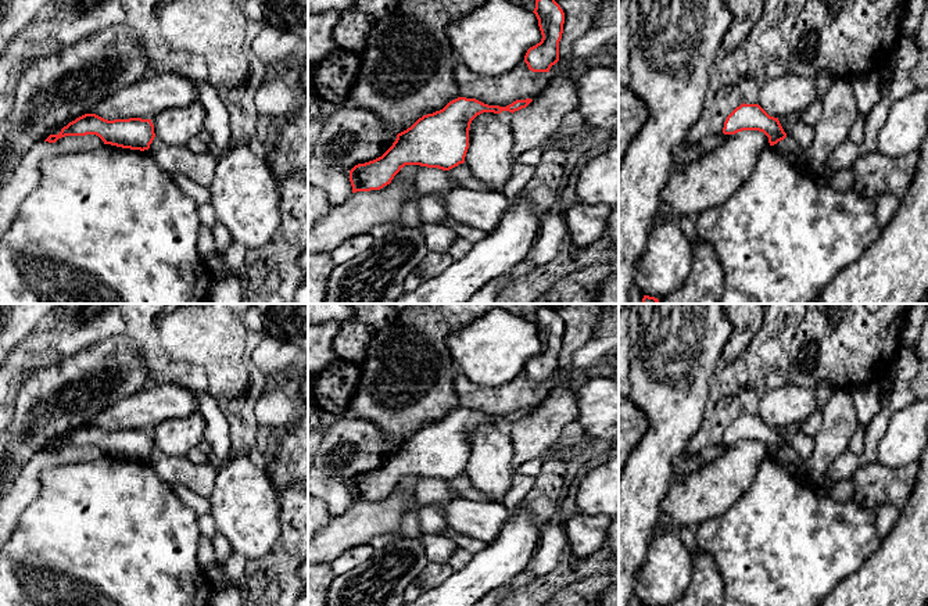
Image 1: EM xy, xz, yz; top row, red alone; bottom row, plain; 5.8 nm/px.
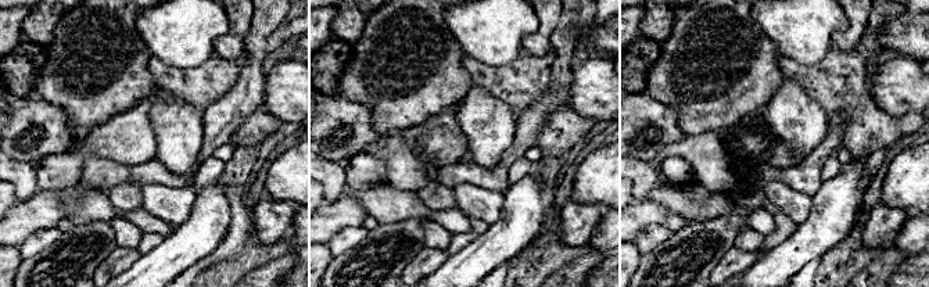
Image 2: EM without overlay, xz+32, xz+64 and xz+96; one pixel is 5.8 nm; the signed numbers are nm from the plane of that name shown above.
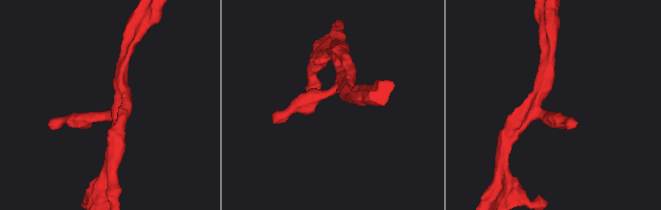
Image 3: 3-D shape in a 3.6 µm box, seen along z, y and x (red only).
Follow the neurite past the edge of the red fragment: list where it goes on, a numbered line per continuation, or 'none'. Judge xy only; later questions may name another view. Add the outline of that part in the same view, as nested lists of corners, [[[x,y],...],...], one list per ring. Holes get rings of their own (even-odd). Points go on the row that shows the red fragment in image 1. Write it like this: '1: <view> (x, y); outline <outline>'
none

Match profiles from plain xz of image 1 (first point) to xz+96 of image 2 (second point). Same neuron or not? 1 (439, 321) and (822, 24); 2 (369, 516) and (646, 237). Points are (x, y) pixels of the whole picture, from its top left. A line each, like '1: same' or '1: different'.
1: different
2: different

